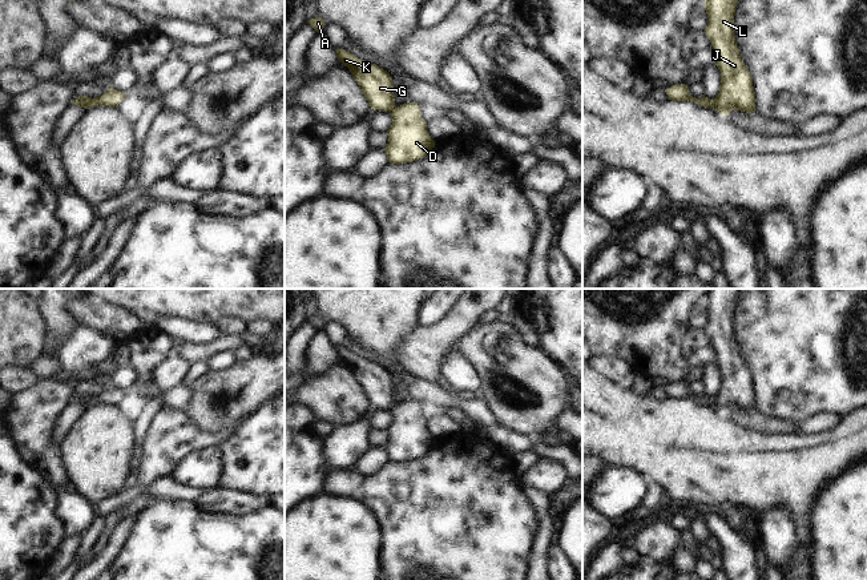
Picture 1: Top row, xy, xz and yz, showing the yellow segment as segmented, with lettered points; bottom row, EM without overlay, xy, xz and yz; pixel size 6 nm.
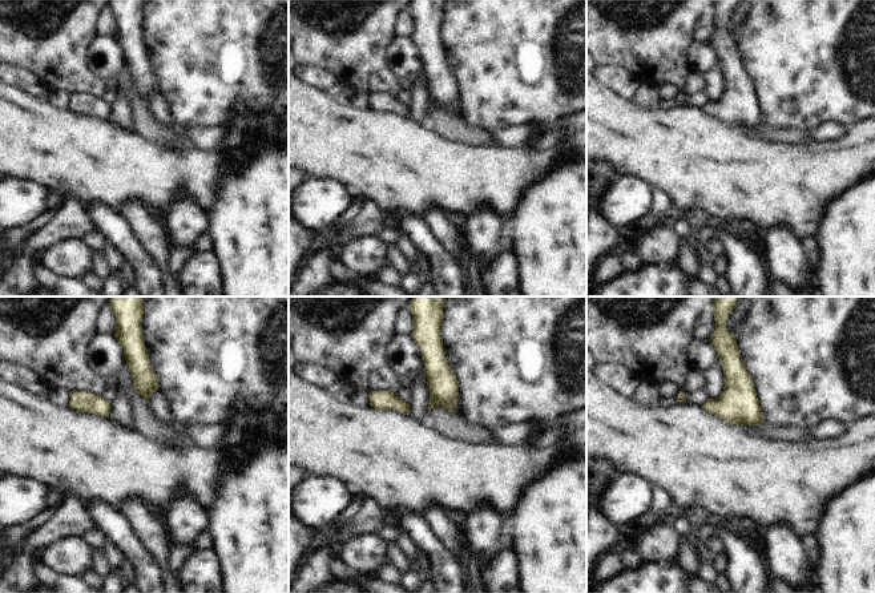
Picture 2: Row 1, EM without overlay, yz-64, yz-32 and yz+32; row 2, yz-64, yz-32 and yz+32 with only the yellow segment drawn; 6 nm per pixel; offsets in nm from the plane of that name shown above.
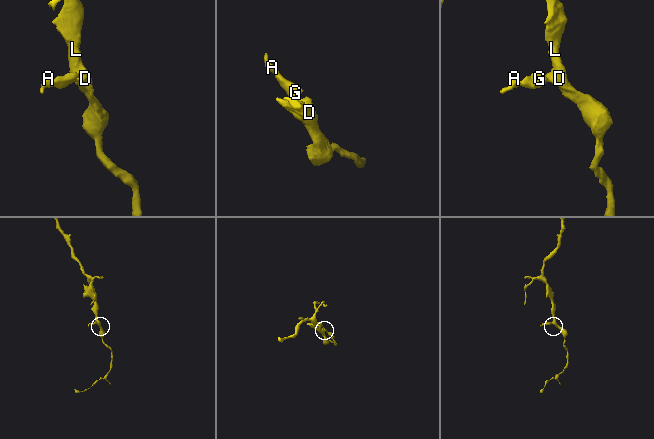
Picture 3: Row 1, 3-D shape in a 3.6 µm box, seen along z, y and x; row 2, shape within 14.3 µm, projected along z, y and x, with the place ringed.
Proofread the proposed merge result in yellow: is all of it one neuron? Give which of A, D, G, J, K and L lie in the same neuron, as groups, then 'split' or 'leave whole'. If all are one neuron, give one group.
groups A D G J K L; leave whole

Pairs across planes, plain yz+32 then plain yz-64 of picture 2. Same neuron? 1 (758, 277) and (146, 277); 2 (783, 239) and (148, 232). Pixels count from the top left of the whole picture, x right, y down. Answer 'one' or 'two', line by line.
1: one
2: two

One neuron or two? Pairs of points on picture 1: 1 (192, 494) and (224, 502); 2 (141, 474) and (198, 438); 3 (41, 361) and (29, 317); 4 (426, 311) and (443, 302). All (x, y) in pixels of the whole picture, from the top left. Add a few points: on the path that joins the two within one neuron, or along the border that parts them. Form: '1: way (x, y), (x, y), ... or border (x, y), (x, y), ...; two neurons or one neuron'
1: border (205, 491), (193, 502); two neurons
2: way (156, 460), (178, 438), (184, 438); one neuron
3: border (41, 351), (28, 366); two neurons
4: way (430, 311), (439, 302); one neuron

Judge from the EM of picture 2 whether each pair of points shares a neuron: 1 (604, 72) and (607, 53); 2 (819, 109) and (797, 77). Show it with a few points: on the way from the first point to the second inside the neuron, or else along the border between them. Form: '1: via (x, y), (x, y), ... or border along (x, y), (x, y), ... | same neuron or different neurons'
1: border along (600, 64), (621, 65), (633, 76) | different neurons
2: via (811, 101), (802, 92), (801, 85) | same neuron

